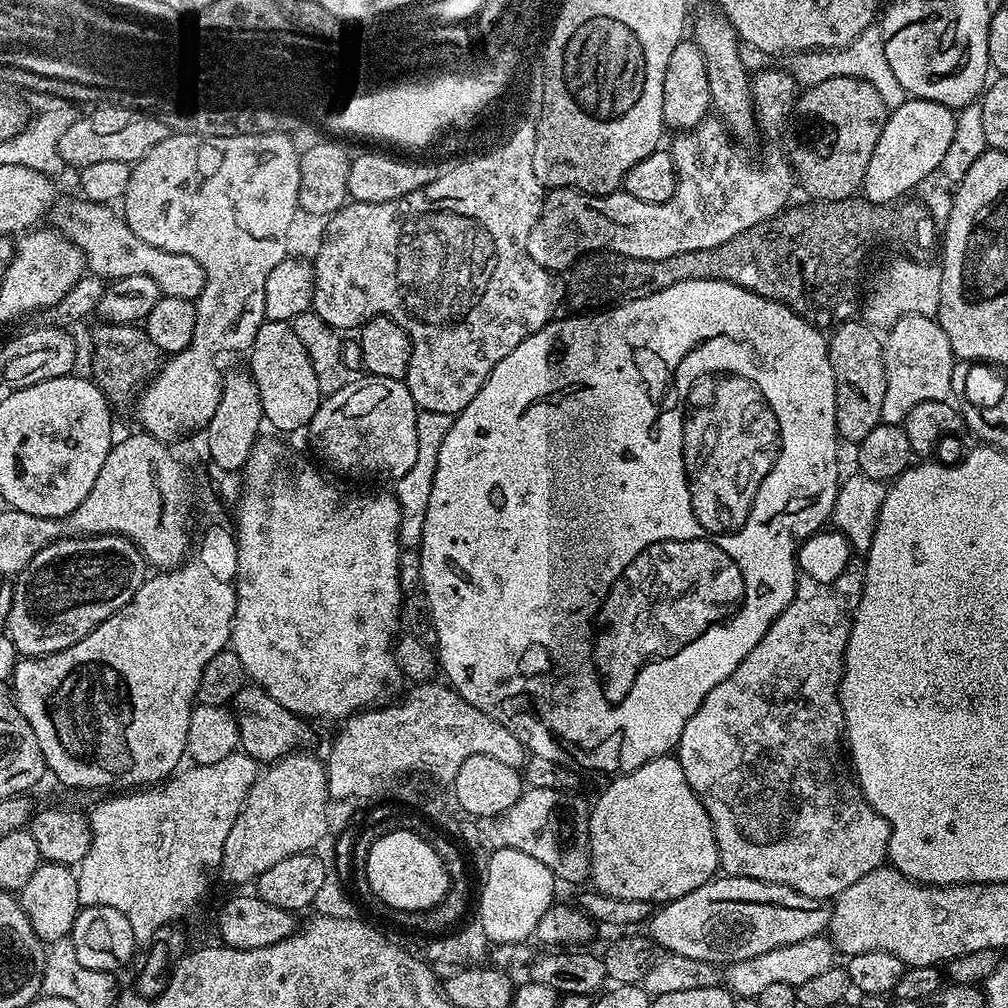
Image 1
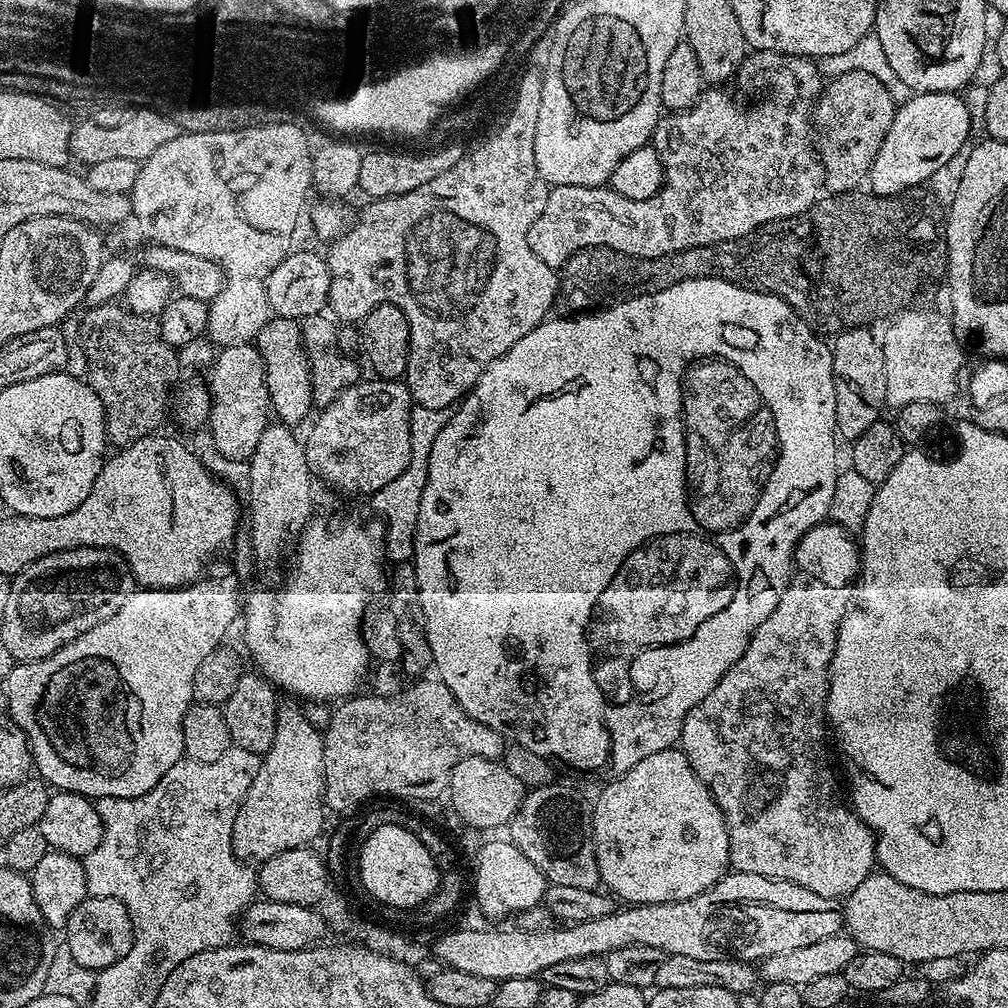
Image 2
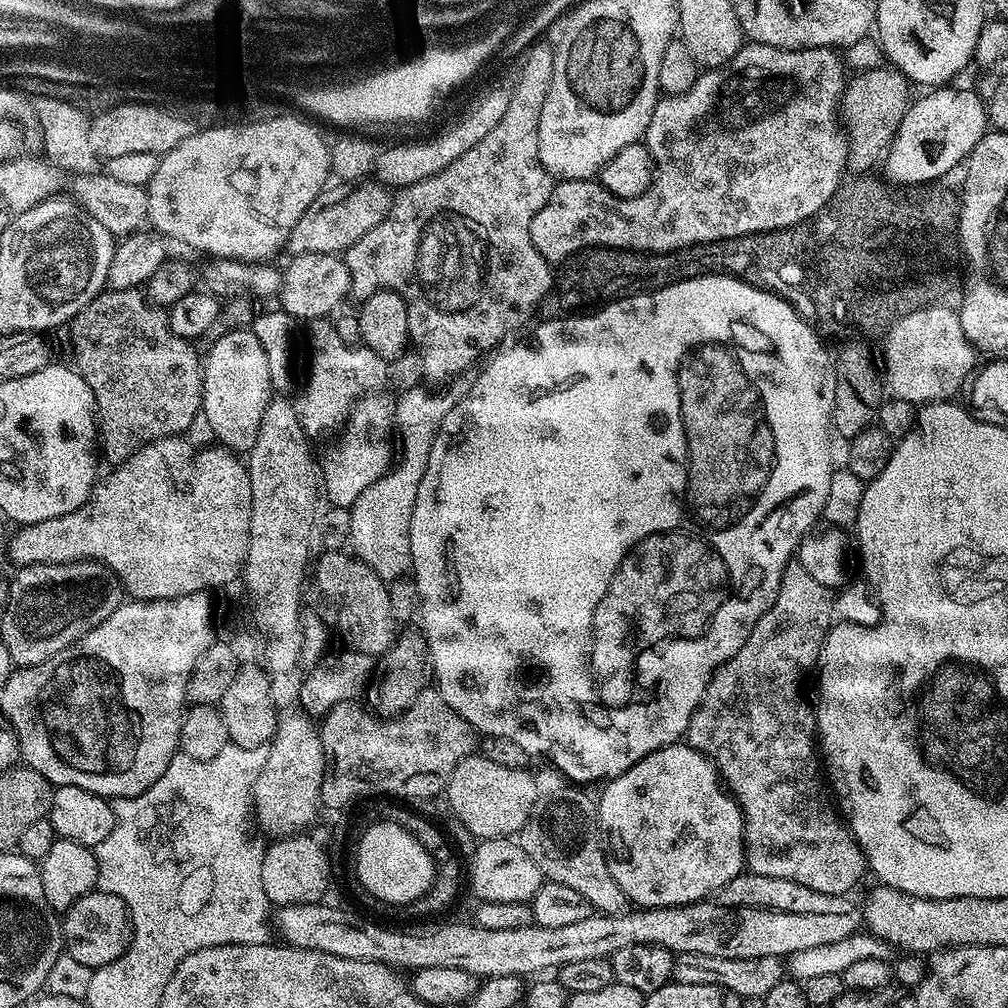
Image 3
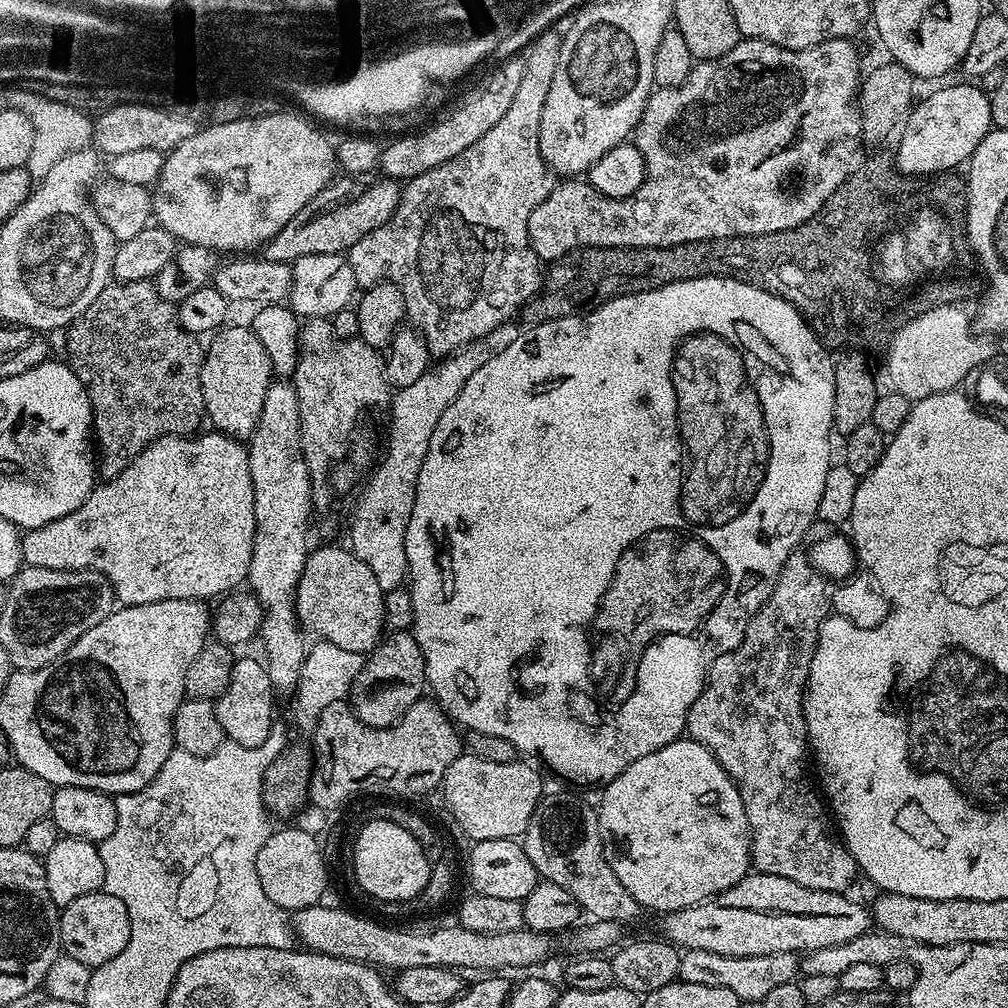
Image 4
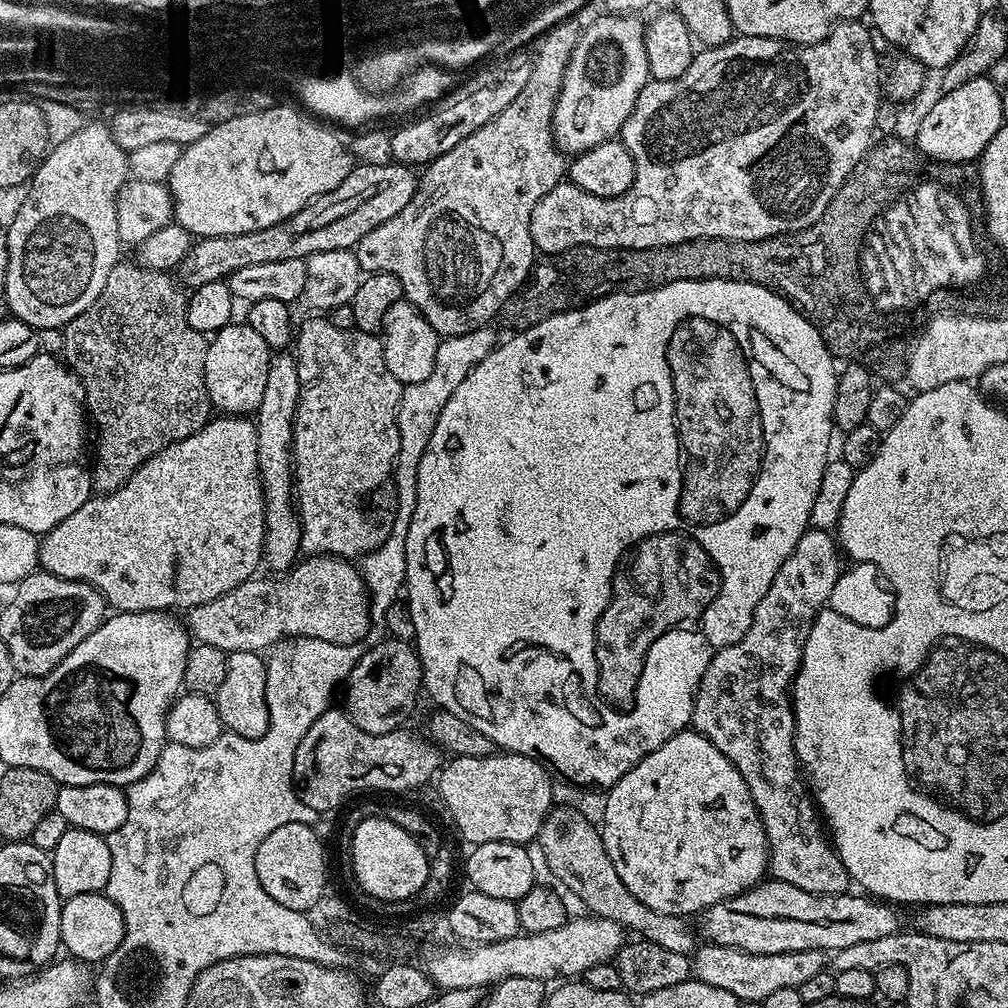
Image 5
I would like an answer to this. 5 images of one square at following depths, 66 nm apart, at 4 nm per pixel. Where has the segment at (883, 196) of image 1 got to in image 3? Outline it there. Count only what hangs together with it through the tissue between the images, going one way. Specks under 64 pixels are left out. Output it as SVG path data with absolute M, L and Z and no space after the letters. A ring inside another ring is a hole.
M936 86L925 94L921 100L913 99L908 106L908 113L896 131L896 137L888 145L886 164L888 160L887 179L899 186L902 184L930 184L939 181L956 163L963 161L974 150L974 146L985 132L989 131L988 110L986 104L976 97L967 87Z

